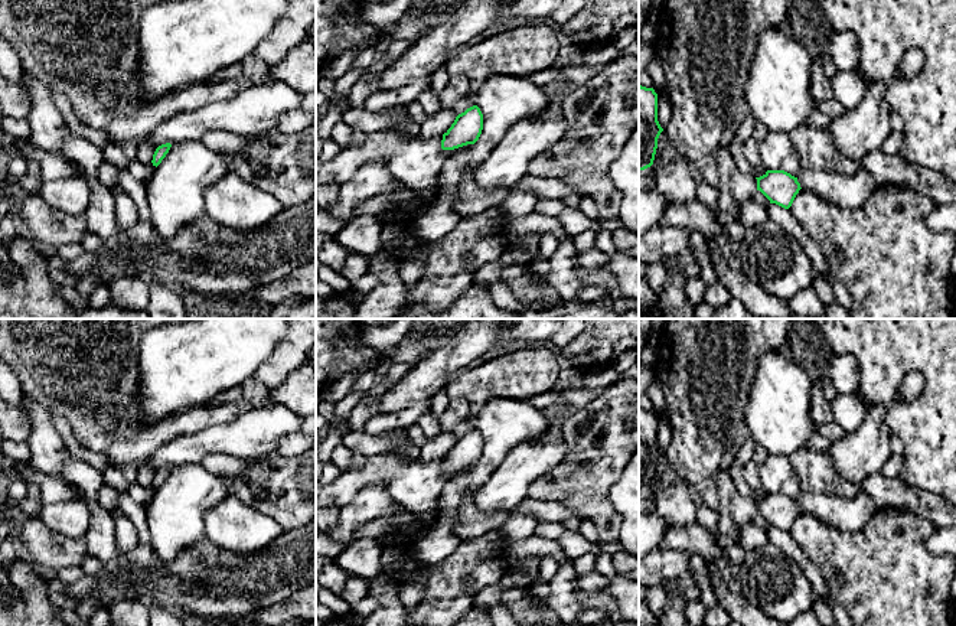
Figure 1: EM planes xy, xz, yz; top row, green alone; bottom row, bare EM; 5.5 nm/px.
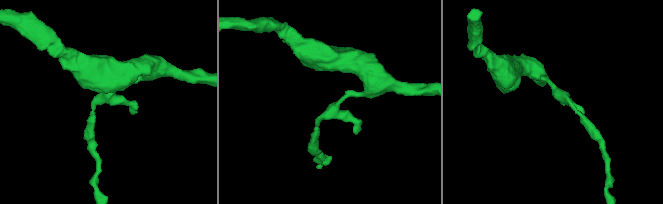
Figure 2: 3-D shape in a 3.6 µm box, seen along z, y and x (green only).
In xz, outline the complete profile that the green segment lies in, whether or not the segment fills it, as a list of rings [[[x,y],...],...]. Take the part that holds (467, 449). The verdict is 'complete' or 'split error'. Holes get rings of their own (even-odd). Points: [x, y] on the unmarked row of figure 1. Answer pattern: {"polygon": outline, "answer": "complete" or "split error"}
{"polygon": [[[477,428],[459,437],[451,450],[443,457],[441,472],[454,473],[467,467],[474,467],[483,453],[483,437]]], "answer": "complete"}

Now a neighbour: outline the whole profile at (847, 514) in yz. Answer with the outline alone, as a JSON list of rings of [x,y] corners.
[[[802,492],[797,505],[802,512],[810,513],[841,531],[861,529],[878,511],[872,498],[864,492],[854,498]]]

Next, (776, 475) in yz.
[[[769,456],[763,464],[757,466],[757,473],[760,488],[769,493],[784,493],[795,501],[802,493],[799,477],[786,456]]]

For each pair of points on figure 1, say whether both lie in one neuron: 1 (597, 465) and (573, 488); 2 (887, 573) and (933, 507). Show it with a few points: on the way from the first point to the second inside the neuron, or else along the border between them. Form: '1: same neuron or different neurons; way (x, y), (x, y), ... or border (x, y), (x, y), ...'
1: same neuron; way (591, 469), (578, 482)
2: different neurons; border (910, 511), (932, 519), (937, 525)

